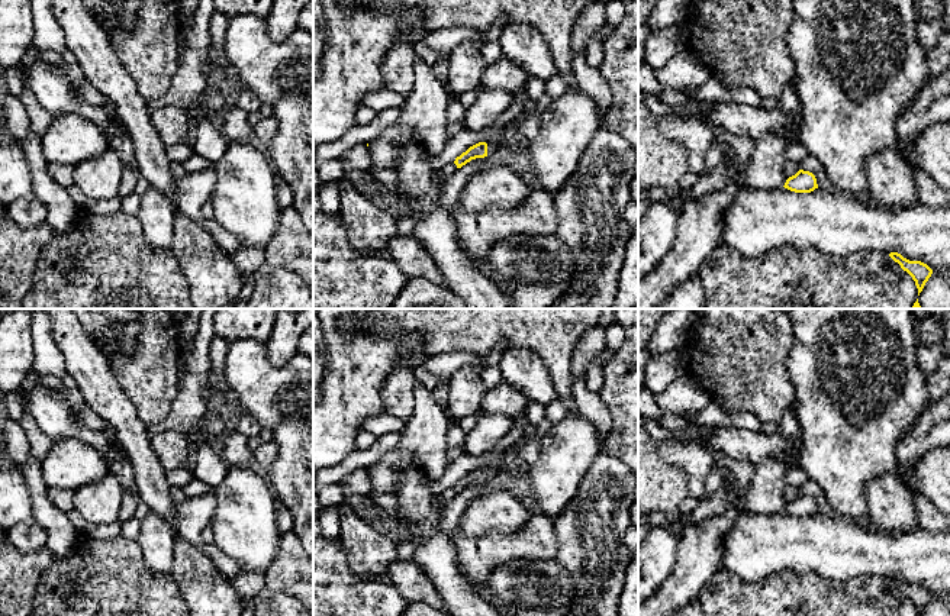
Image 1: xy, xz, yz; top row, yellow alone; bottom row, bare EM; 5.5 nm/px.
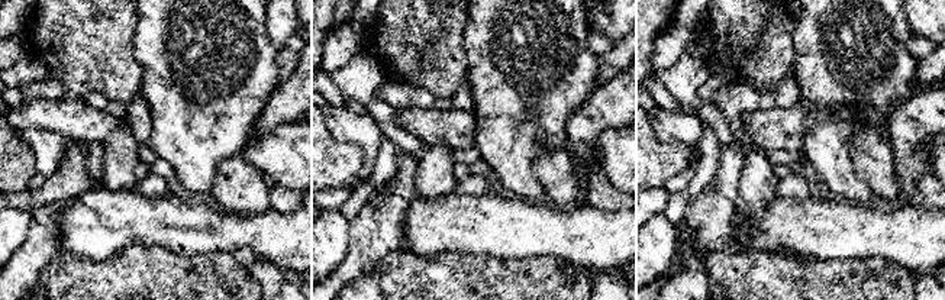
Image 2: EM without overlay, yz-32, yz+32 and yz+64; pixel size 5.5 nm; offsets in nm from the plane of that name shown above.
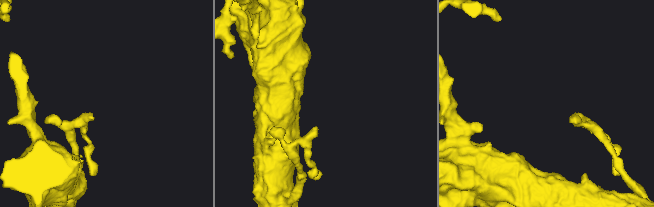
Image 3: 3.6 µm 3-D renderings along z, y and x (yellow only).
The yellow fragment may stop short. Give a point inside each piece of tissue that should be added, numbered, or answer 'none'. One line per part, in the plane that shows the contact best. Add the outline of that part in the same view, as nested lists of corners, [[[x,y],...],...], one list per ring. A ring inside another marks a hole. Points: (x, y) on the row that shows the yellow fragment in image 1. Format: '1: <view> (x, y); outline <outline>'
1: xz (493, 142); outline [[[500,133],[493,135],[489,141],[486,141],[487,143],[487,155],[495,152],[502,143],[500,143]]]

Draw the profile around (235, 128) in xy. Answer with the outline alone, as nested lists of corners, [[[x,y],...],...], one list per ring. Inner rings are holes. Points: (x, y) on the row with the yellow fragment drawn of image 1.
[[[228,106],[223,116],[220,133],[228,142],[252,141],[254,128],[248,123],[248,113],[235,106]]]

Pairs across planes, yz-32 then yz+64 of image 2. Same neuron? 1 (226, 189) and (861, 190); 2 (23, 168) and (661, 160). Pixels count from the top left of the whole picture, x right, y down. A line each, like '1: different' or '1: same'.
1: different
2: same

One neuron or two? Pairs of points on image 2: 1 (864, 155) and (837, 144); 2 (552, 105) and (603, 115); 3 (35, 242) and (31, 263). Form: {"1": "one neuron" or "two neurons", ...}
{"1": "two neurons", "2": "two neurons", "3": "one neuron"}

